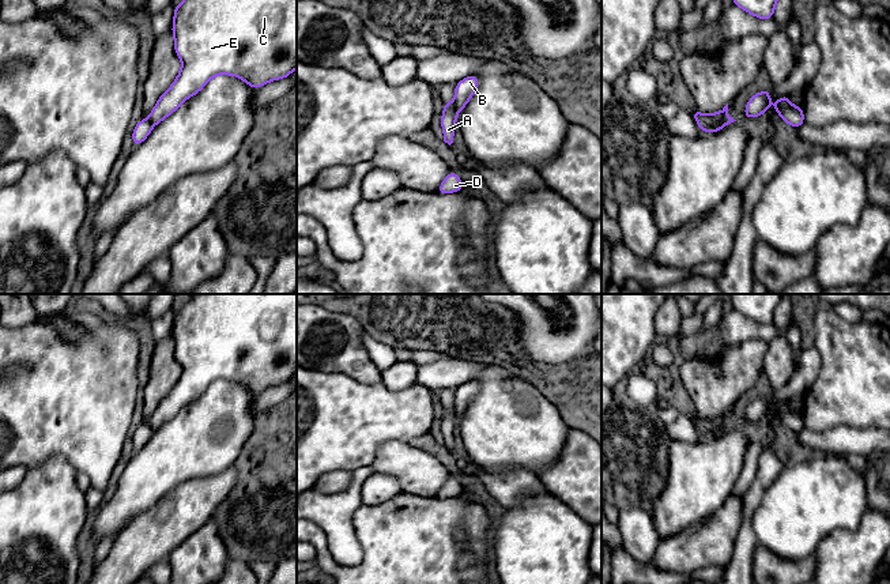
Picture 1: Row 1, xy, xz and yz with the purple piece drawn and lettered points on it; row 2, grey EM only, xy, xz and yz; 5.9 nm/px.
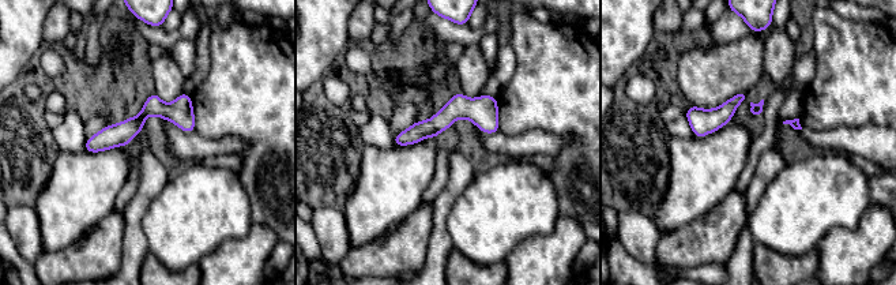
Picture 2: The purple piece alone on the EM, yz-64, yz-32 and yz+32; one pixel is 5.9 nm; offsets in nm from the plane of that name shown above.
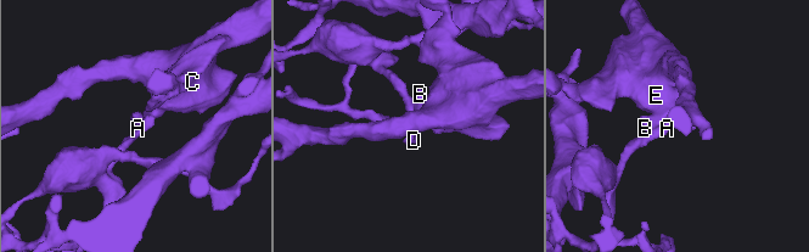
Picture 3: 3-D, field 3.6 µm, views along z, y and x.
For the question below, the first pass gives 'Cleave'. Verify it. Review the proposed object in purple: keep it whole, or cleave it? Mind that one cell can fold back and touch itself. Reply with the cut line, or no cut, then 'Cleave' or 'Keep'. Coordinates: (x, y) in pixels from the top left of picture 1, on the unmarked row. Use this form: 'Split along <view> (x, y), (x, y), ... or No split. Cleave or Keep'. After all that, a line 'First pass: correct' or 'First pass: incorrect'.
Split along yz (727, 421), (704, 436). Cleave
First pass: correct

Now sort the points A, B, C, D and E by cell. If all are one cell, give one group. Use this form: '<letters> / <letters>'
A D / B C E

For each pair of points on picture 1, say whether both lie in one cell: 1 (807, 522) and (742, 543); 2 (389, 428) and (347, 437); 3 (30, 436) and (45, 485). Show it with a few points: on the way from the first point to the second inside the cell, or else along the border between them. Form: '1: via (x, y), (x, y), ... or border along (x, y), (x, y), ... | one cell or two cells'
1: border along (757, 505), (751, 516), (751, 531), (755, 542) | two cells
2: via (378, 428), (358, 428) | one cell
3: border along (71, 464), (61, 456), (49, 456), (29, 468) | two cells

